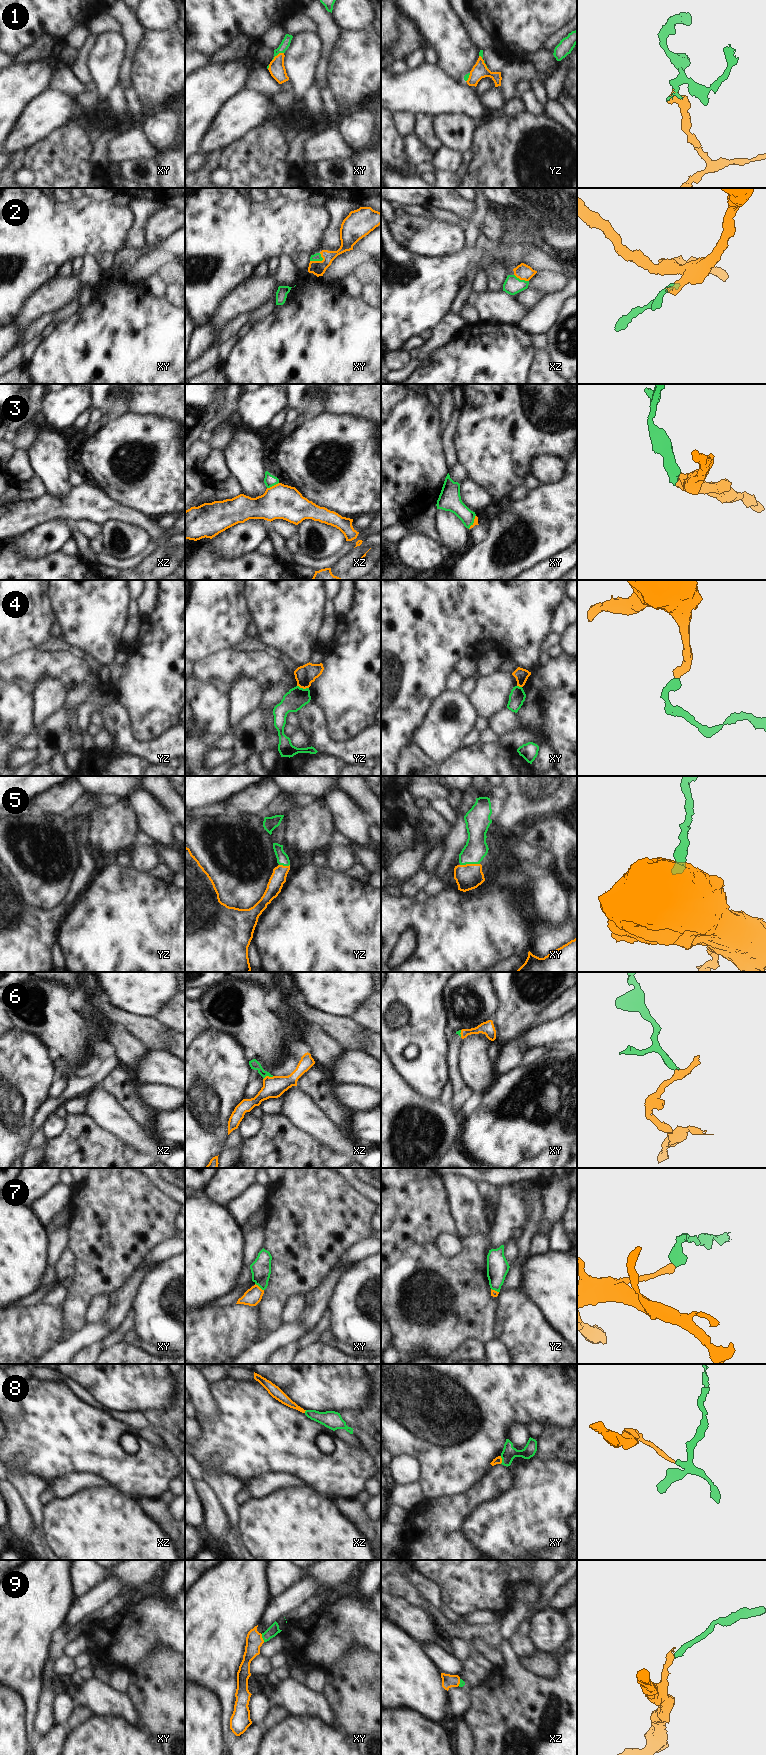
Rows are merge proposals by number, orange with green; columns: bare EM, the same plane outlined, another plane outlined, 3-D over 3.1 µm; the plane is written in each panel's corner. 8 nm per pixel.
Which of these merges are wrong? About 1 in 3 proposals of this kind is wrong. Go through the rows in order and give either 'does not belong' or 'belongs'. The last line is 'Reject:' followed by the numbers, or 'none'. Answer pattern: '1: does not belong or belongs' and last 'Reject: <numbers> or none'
1: belongs
2: belongs
3: does not belong
4: does not belong
5: belongs
6: belongs
7: does not belong
8: belongs
9: belongs
Reject: 3, 4, 7

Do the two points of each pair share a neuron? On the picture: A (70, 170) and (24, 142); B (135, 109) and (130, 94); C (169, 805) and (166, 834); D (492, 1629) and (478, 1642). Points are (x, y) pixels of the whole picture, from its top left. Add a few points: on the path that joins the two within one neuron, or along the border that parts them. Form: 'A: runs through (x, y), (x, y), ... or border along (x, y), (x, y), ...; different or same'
A: border along (52, 134), (31, 147), (16, 151), (10, 155); different
B: runs through (135, 105), (132, 98); same
C: border along (152, 796), (174, 821); different
D: border along (478, 1635), (499, 1651); different

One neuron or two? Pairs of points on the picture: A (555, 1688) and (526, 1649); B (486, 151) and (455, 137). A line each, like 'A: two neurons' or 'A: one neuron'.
A: two neurons
B: two neurons

